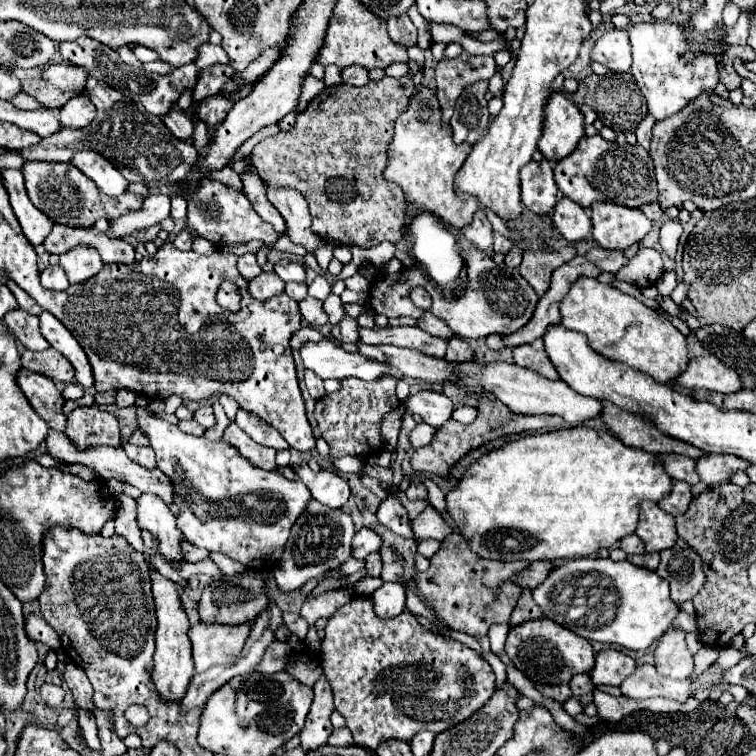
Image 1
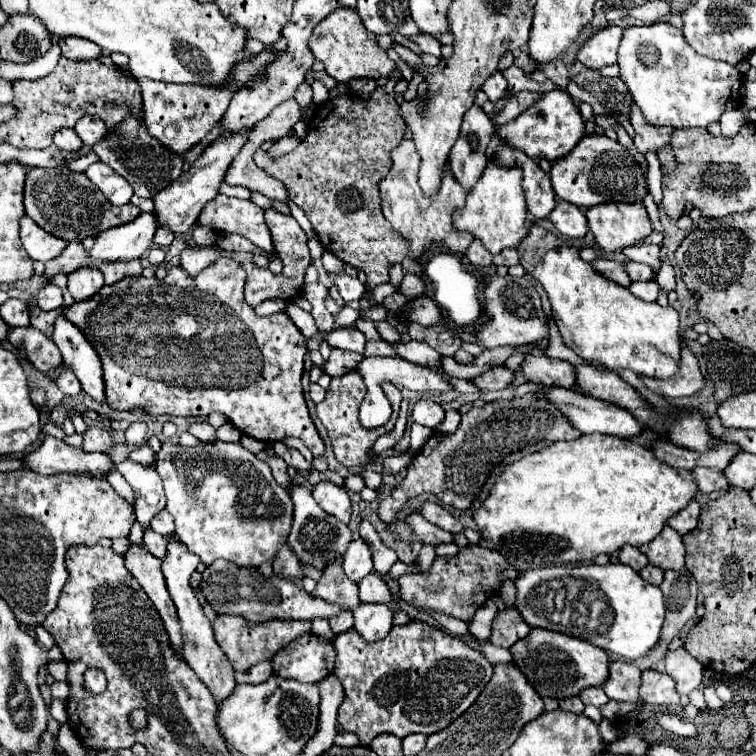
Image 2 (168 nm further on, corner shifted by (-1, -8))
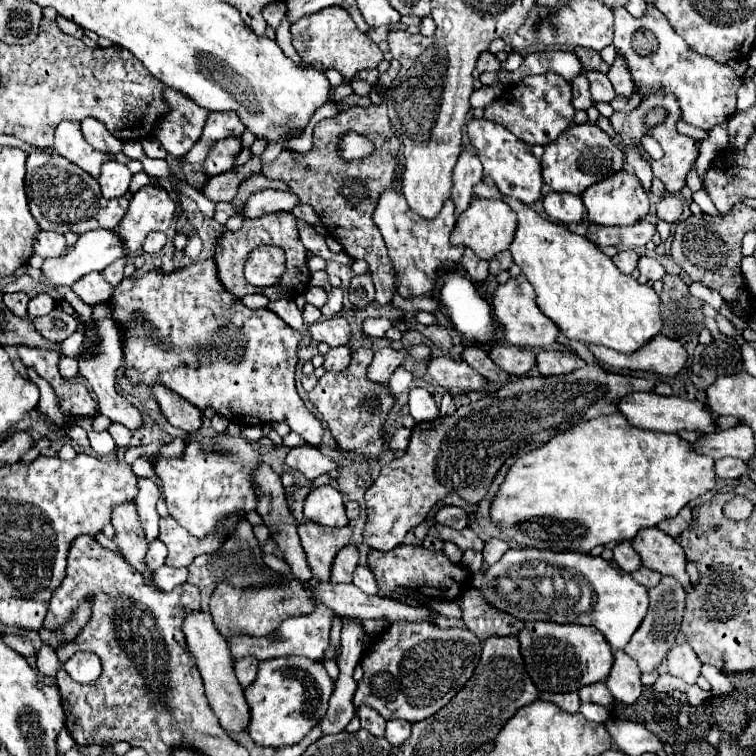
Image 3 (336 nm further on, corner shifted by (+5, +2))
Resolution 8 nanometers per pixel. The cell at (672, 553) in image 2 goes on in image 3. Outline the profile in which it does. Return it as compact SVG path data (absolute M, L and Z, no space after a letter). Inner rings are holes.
M642 529L634 541L632 547L642 559L642 565L658 571L660 575L674 577L682 587L690 585L688 573L686 573L686 555L680 543L666 533L660 533L660 529Z

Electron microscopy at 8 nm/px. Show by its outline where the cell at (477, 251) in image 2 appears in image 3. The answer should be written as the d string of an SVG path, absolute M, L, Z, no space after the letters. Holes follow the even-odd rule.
M466 249L464 251L464 257L462 257L462 267L466 271L466 275L472 279L472 281L486 281L488 277L488 263L486 261L480 261L472 249Z

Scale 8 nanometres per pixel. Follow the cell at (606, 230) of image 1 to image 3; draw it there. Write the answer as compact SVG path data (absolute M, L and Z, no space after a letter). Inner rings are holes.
M620 169L614 175L592 183L588 189L584 189L580 197L588 209L588 221L596 225L606 225L606 227L634 225L636 221L644 219L644 215L648 213L648 195L640 185L638 177L634 173L628 173L626 169Z

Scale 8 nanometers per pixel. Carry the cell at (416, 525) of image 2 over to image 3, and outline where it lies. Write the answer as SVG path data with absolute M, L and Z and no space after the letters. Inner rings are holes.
M436 525L434 529L440 533L440 537L444 537L444 541L452 541L452 543L456 543L462 551L468 551L468 549L482 551L482 549L484 549L484 541L482 541L470 527L466 527L466 529L462 529L462 531L454 531L454 529Z

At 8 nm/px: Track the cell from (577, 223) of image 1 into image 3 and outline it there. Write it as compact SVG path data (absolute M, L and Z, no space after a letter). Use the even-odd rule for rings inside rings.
M548 193L544 197L544 209L548 213L550 219L564 223L564 225L572 225L572 223L580 223L582 215L584 215L584 203L578 195L572 193Z

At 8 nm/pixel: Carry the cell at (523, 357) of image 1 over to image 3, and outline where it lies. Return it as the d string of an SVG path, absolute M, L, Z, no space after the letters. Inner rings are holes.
M538 351L536 367L540 375L566 375L584 365L584 359L570 351Z

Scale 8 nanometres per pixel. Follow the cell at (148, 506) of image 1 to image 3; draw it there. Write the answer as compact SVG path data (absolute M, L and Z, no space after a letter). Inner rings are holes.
M202 611L190 613L184 619L184 635L186 635L186 641L188 641L190 653L196 659L196 665L200 669L200 675L204 679L204 689L206 689L208 703L210 703L214 715L218 717L222 729L228 731L228 733L246 731L246 727L250 723L250 705L248 705L248 701L244 697L244 689L236 681L234 663L232 663L232 655L230 655L228 643L216 631L212 615L210 613L202 613Z

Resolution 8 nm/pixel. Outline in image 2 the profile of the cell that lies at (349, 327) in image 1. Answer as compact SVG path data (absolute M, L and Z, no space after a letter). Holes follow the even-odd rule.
M332 349L330 359L326 361L326 373L330 377L338 377L344 375L348 371L354 369L354 363L360 363L364 359L364 355L360 353L350 353L350 351L342 351L342 349Z

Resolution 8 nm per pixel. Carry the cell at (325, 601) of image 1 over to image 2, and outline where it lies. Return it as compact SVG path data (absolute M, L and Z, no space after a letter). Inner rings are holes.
M334 559L334 563L330 567L326 567L326 571L324 571L322 579L318 581L312 595L326 603L340 605L340 607L352 611L360 605L358 585L344 575L340 561L342 559Z

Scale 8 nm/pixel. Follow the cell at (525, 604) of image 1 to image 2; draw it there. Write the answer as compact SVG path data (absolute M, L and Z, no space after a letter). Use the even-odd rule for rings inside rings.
M514 607L504 609L496 615L494 625L492 625L492 645L496 647L506 647L510 649L518 639L524 639L530 633L530 625L522 619L520 611L516 611Z

